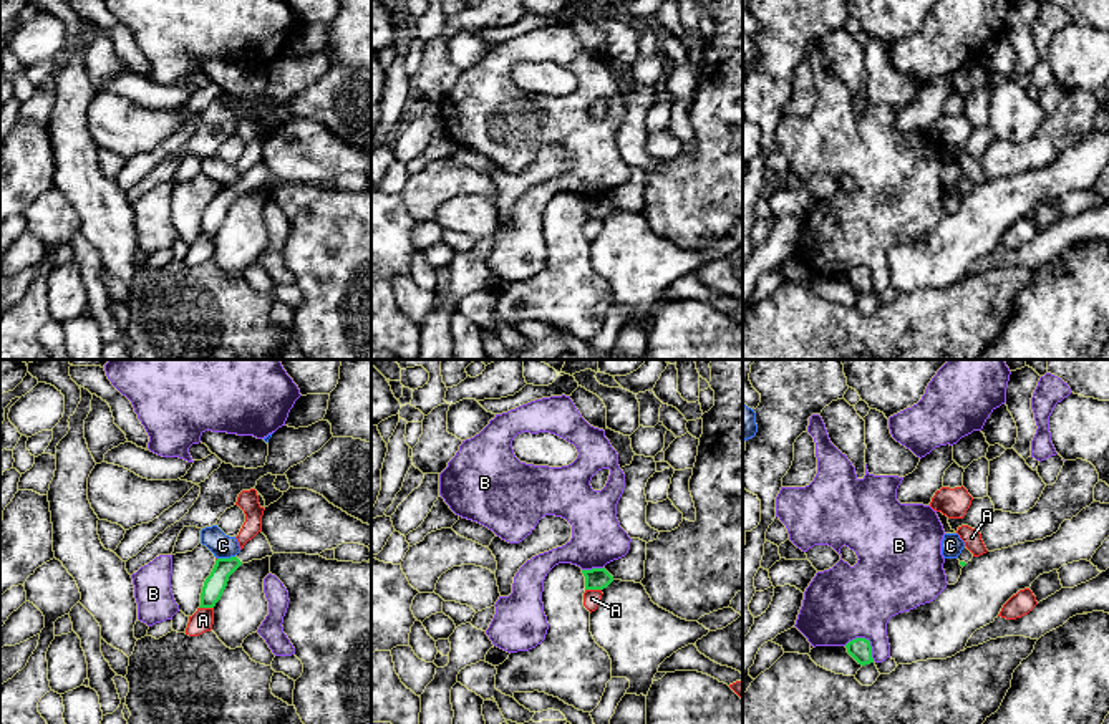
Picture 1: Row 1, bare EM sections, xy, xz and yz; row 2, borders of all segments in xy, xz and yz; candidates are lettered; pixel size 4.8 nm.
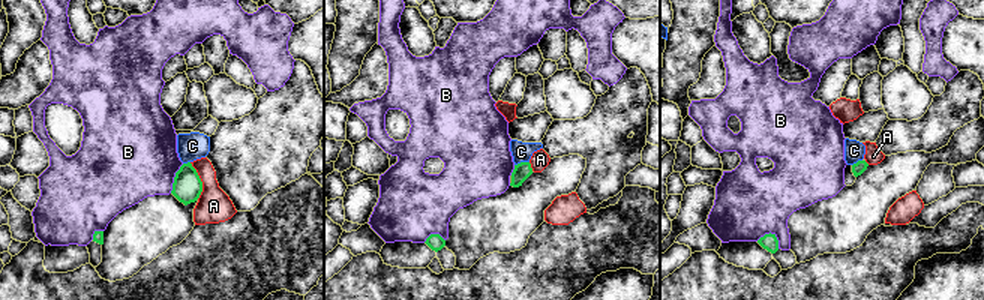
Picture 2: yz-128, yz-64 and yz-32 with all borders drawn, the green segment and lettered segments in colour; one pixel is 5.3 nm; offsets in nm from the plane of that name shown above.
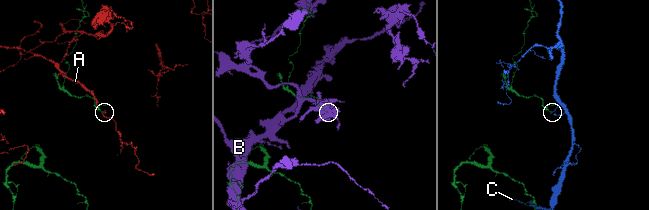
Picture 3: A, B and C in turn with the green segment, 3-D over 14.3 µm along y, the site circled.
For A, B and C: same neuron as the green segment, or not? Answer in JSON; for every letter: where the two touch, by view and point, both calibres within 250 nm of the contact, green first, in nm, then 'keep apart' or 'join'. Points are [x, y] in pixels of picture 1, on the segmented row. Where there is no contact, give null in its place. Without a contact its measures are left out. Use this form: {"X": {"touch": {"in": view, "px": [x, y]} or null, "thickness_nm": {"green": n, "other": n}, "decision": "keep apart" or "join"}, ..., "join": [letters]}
{"A": {"touch": {"in": "xz", "px": [594, 588]}, "thickness_nm": {"green": 110, "other": 90}, "decision": "keep apart"}, "B": {"touch": {"in": "yz", "px": [864, 638]}, "thickness_nm": {"green": 110, "other": 360}, "decision": "keep apart"}, "C": {"touch": {"in": "xy", "px": [226, 559]}, "thickness_nm": {"green": 110, "other": 120}, "decision": "keep apart"}, "join": []}

